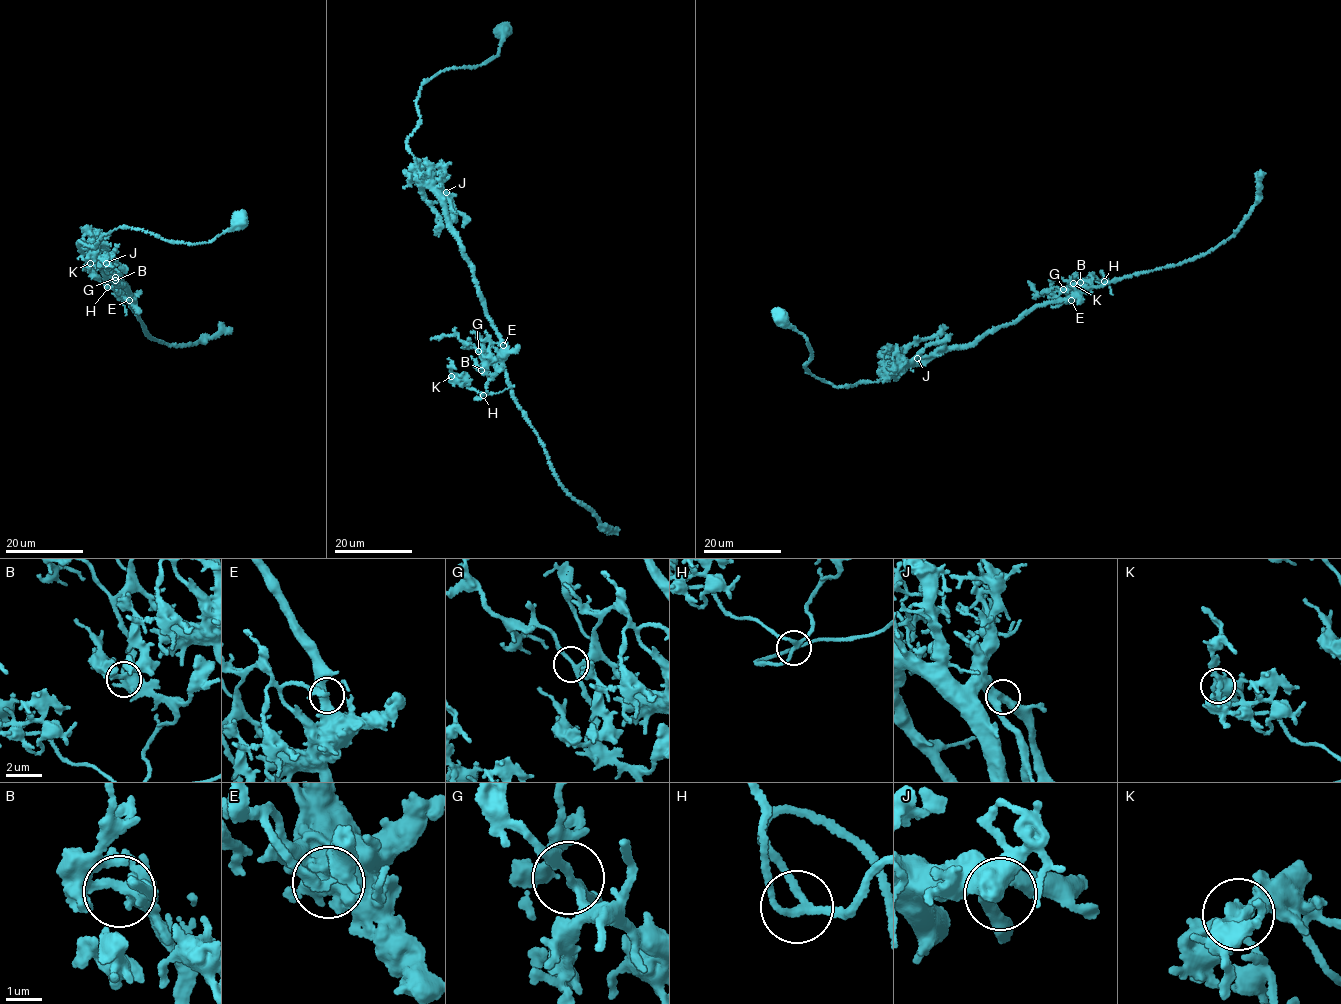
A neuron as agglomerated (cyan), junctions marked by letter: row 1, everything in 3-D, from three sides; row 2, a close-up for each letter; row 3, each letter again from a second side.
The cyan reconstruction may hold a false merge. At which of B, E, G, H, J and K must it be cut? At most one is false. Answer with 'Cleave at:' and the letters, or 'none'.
Cleave at: E

